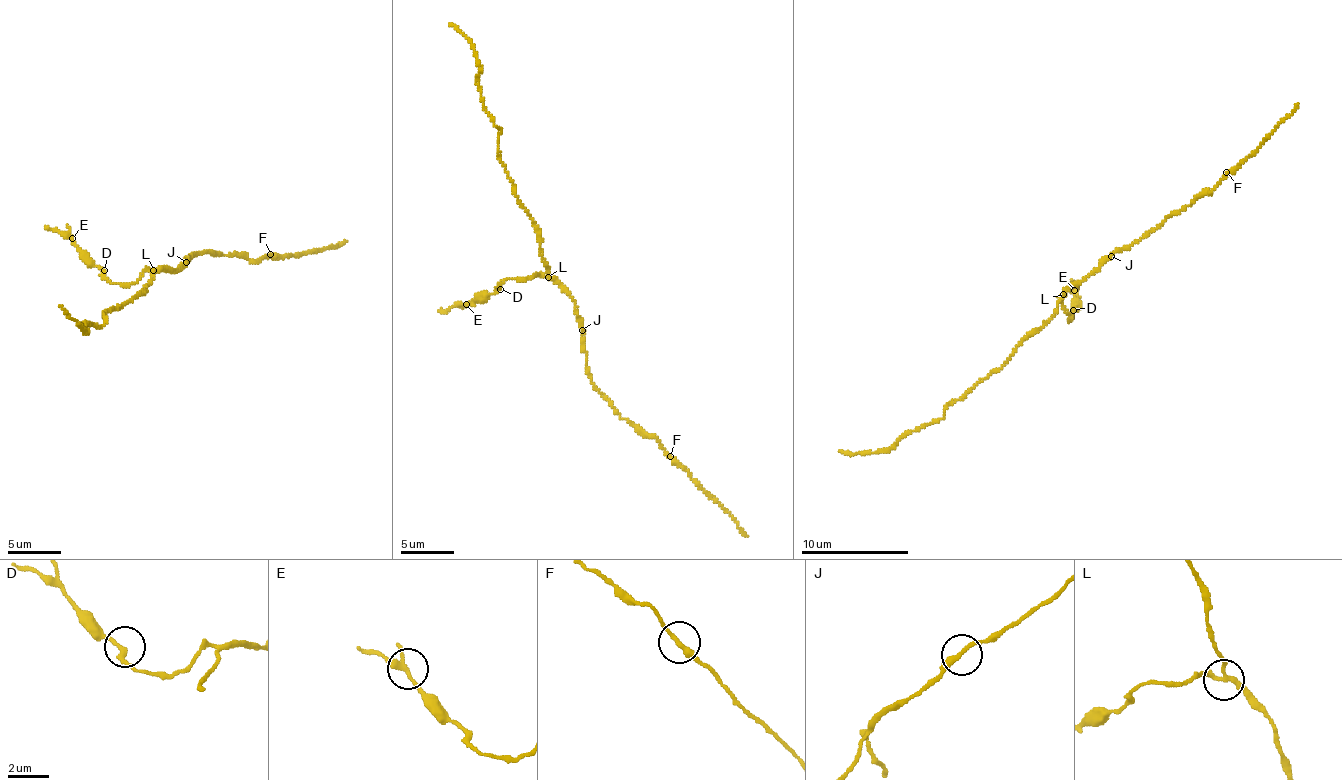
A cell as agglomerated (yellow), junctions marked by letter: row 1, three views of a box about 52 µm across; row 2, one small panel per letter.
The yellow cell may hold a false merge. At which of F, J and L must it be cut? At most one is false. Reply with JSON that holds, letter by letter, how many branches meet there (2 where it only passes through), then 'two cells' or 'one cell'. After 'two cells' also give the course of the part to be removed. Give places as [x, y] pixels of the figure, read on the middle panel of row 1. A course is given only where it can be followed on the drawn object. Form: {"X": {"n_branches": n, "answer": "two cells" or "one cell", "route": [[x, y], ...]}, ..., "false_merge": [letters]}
{"F": {"n_branches": 2, "answer": "one cell"}, "J": {"n_branches": 2, "answer": "one cell"}, "L": {"n_branches": 3, "answer": "two cells", "route": [[549, 277], [538, 275], [531, 279], [509, 278], [489, 296], [438, 311]]}, "false_merge": ["L"]}

